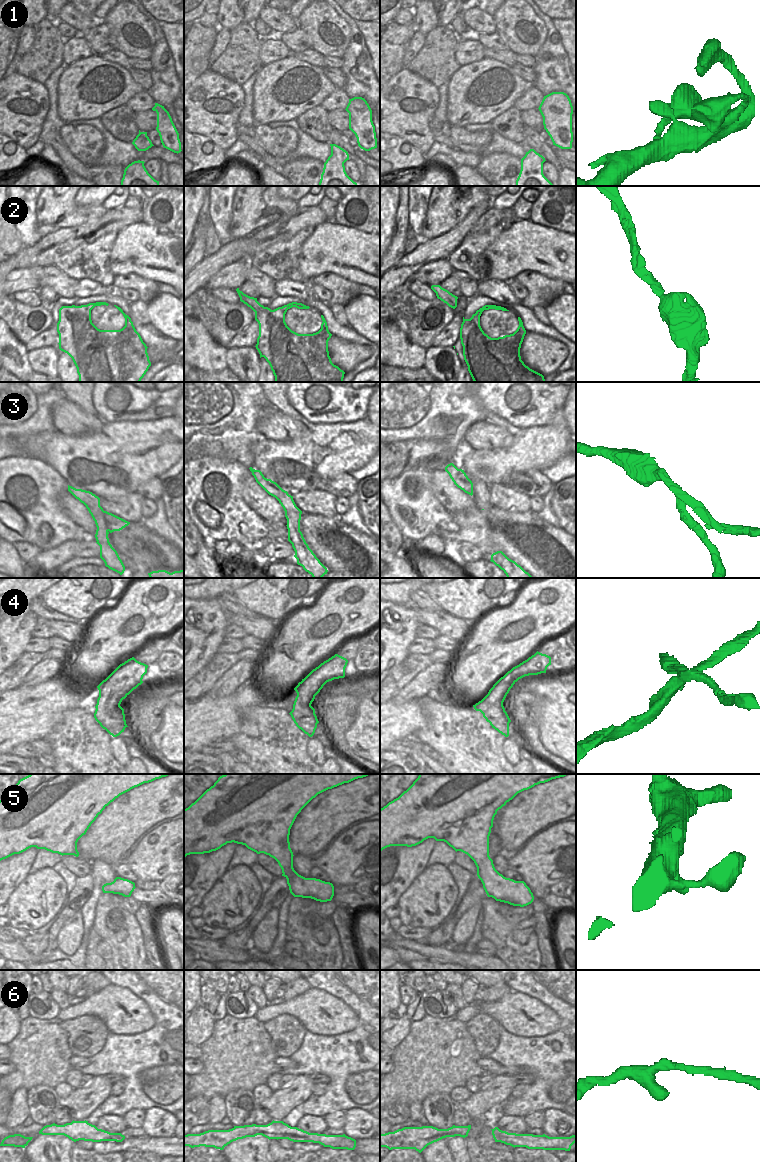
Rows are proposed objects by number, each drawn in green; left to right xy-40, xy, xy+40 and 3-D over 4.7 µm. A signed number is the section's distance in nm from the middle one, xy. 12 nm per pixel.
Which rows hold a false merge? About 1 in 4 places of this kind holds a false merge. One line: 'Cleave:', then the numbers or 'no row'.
Cleave: 3, 4

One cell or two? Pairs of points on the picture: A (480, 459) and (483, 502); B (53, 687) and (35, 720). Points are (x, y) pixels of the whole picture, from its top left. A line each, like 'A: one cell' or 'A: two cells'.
A: two cells
B: one cell

